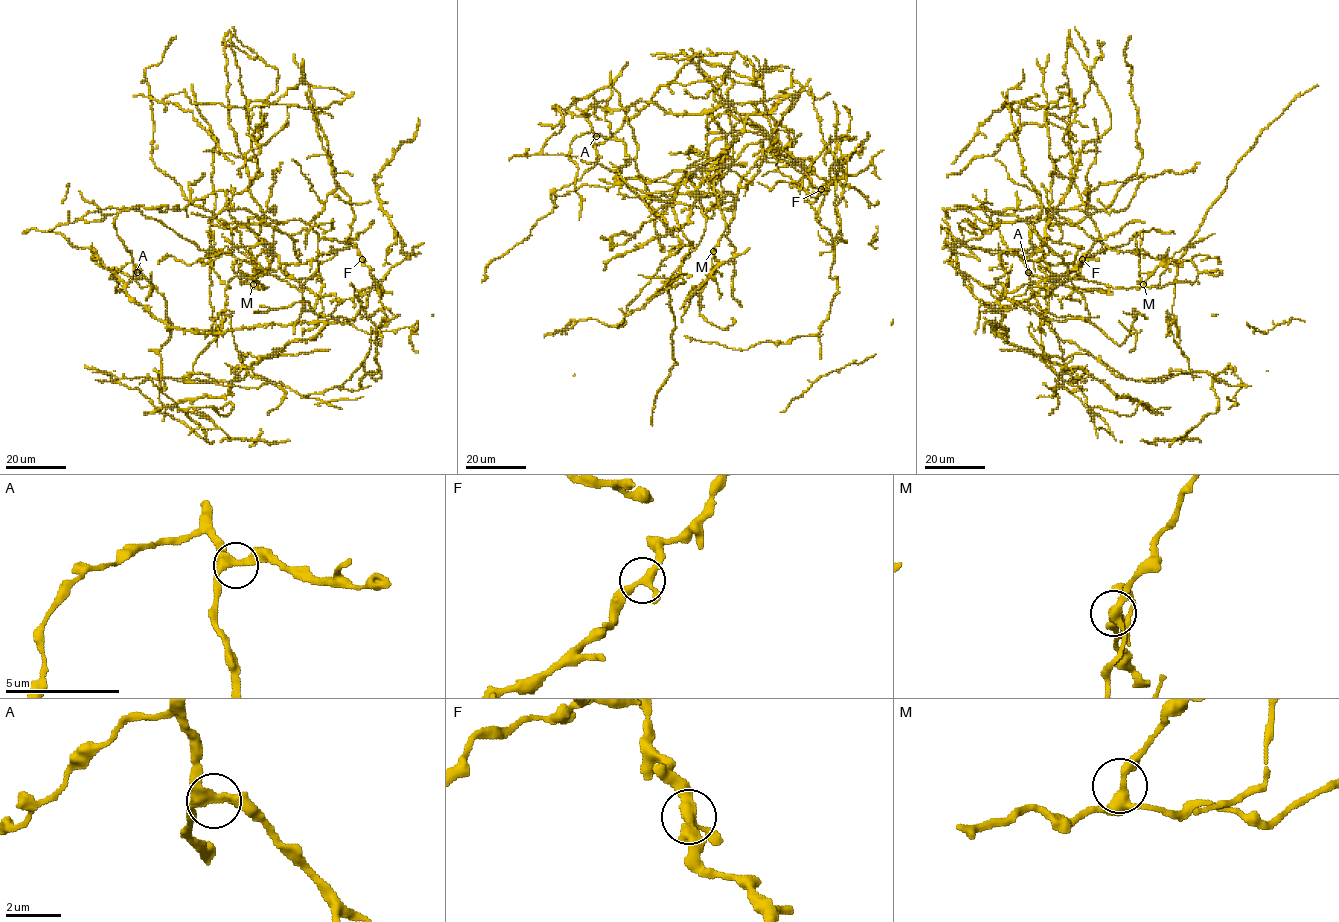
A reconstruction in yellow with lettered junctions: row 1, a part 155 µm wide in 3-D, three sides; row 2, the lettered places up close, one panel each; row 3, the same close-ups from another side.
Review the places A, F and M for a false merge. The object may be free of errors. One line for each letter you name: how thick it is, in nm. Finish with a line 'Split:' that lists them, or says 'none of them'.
Split: none of them

